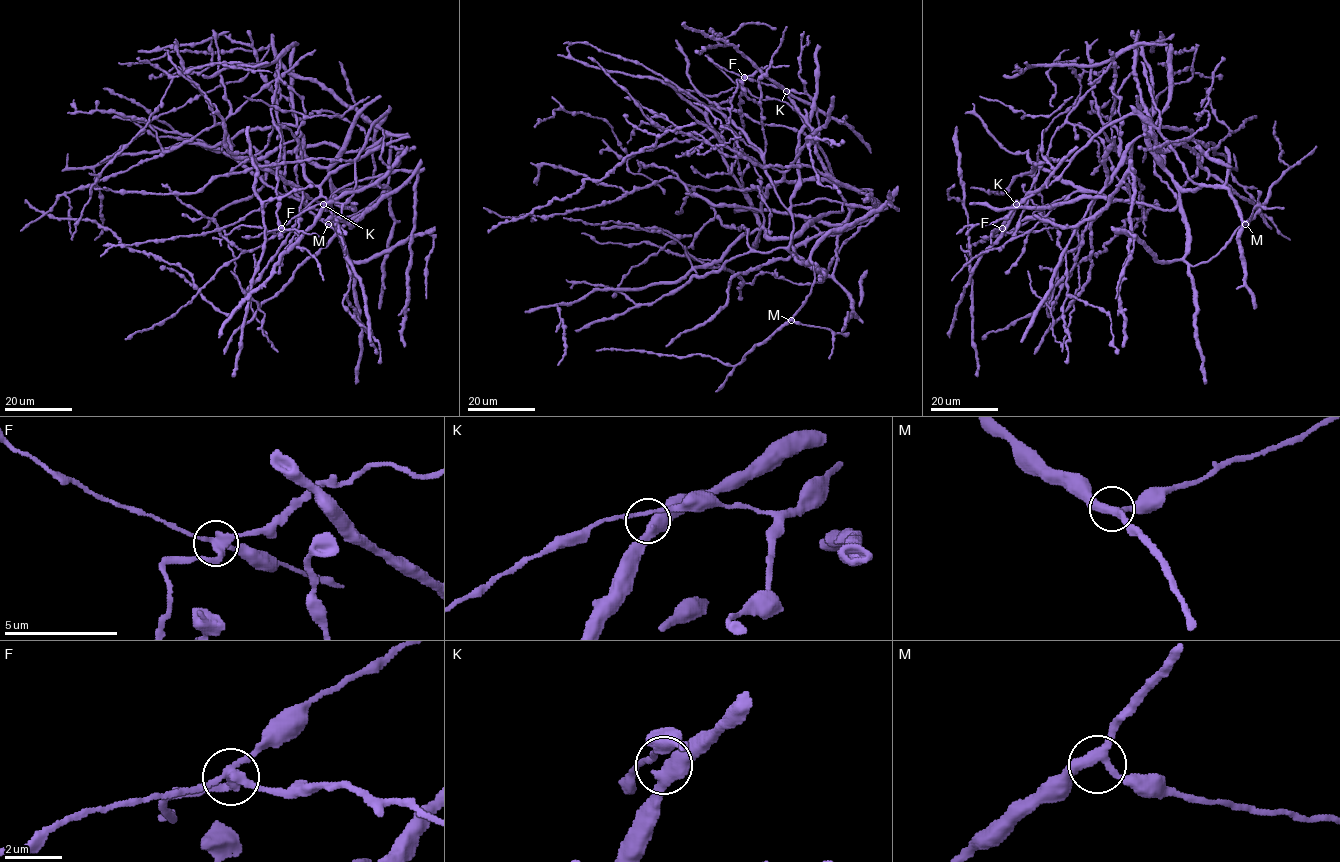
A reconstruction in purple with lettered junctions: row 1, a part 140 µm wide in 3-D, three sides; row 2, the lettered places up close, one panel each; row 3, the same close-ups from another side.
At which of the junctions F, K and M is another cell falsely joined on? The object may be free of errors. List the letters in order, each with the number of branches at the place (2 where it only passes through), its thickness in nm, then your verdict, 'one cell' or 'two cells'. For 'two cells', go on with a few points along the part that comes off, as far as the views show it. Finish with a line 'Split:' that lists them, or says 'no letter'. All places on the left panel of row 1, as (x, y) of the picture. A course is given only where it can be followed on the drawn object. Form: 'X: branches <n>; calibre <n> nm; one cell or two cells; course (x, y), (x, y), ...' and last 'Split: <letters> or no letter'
F: branches 4; calibre 320 nm; two cells; course (281, 228), (274, 233), (240, 225), (224, 236), (235, 276), (272, 344), (262, 333), (264, 314), (230, 271)
K: branches 4; calibre 360 nm; one cell
M: branches 3; calibre 320 nm; one cell
Split: F

